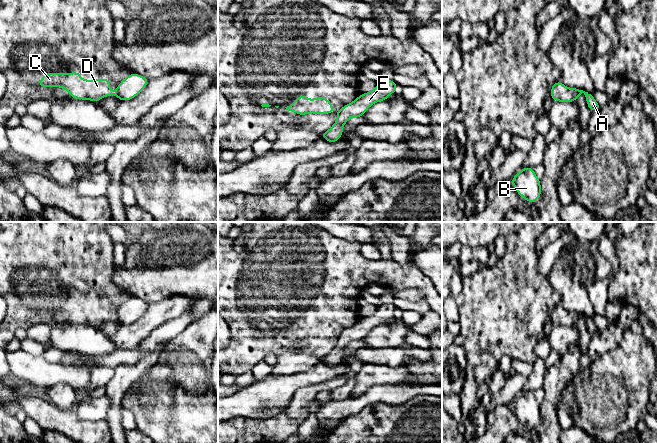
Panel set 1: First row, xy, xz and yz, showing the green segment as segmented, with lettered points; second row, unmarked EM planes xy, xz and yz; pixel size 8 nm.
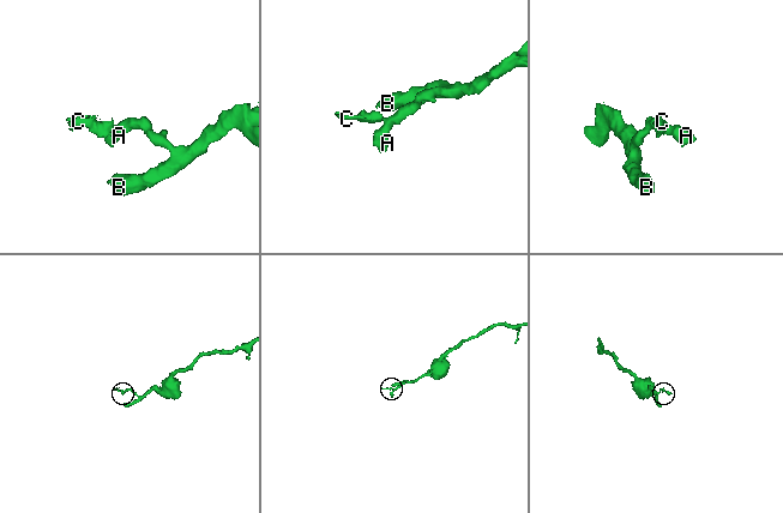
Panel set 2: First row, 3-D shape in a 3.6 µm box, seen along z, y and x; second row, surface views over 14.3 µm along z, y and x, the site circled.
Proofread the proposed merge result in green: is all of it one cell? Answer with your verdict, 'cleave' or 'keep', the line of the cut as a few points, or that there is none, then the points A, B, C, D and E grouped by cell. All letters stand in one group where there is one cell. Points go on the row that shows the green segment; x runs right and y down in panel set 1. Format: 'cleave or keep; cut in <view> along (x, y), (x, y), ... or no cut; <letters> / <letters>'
cleave; cut in xy along (115, 91), (116, 94); A B E / C D

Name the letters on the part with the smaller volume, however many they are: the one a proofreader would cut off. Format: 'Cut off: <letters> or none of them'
Cut off: C, D

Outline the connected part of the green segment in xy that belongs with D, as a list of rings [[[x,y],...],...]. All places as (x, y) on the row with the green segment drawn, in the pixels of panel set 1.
[[[80,72],[53,73],[42,76],[37,83],[40,87],[60,87],[67,90],[73,99],[90,100],[97,102],[107,96],[116,95],[116,91],[110,90],[108,78],[87,80],[80,77]]]

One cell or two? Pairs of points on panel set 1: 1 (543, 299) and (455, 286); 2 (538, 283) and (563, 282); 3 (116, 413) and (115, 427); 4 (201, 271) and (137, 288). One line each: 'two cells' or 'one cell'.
1: one cell
2: two cells
3: one cell
4: one cell

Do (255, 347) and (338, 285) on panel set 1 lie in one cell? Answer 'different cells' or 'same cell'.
same cell

